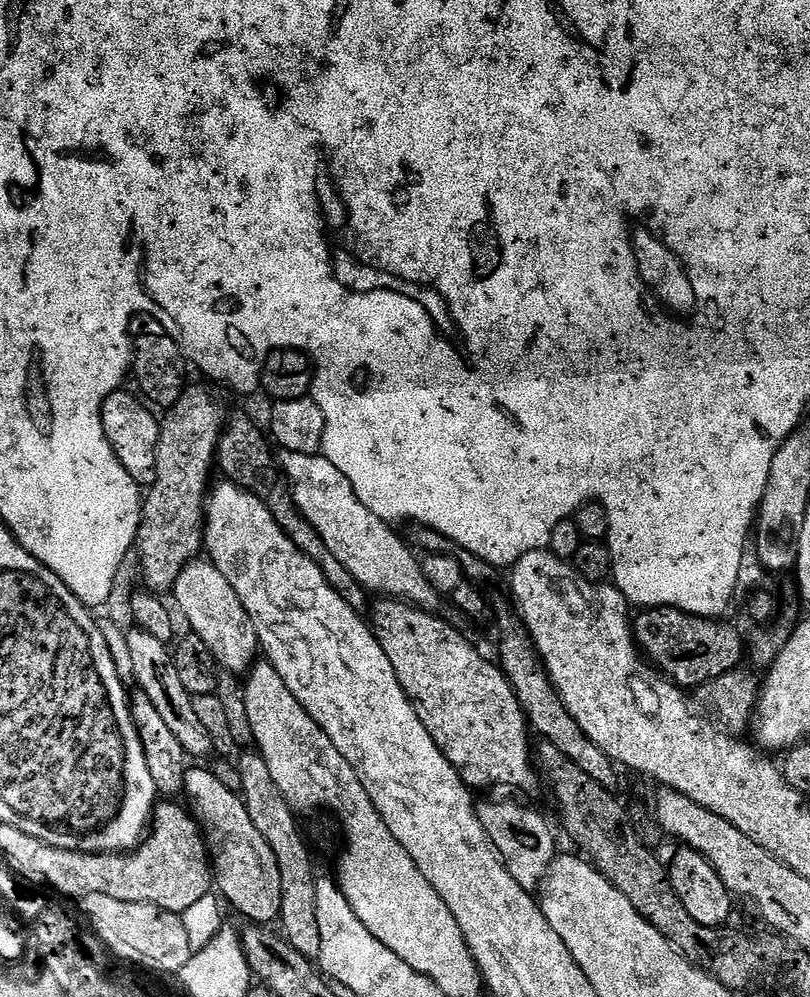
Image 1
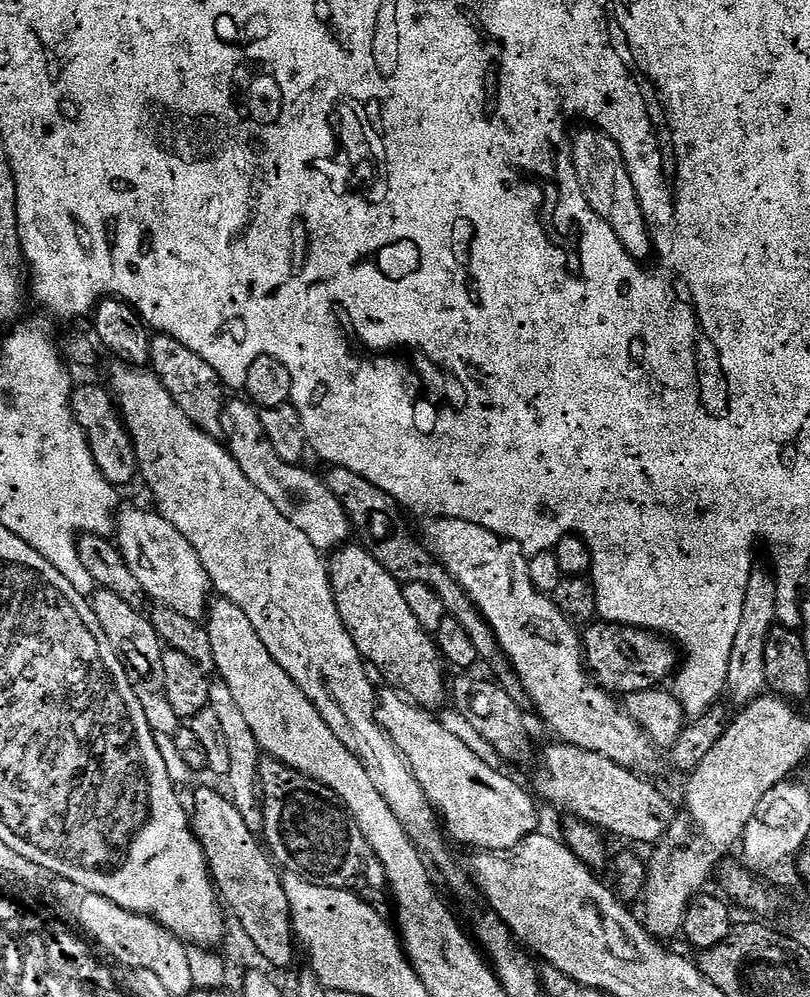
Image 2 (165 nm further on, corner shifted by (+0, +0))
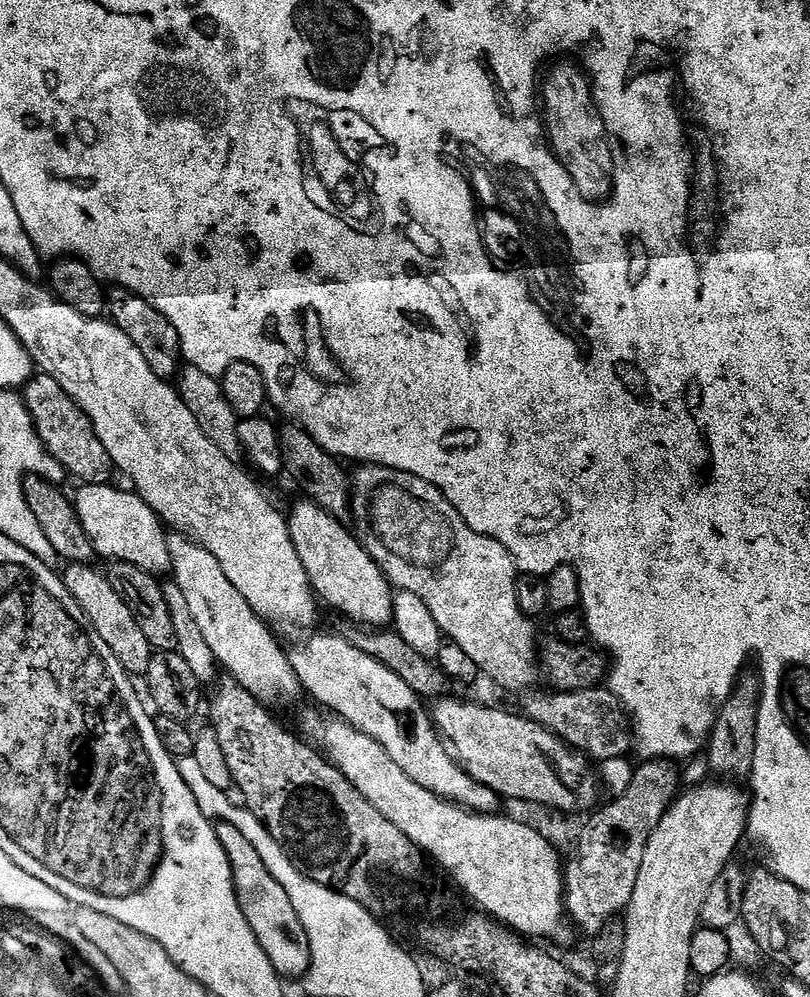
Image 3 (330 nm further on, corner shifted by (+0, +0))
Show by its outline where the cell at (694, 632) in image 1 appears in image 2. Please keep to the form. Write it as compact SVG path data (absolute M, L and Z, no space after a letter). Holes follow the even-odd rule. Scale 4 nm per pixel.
M592 622L583 629L584 659L593 680L608 692L626 697L632 692L650 690L663 685L663 680L671 681L678 671L678 648L669 637L651 632L648 628L626 626L625 624L609 624Z

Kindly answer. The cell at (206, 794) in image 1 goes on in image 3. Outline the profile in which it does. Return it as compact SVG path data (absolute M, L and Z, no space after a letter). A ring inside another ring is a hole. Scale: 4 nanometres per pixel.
M217 823L215 825L218 842L222 842L222 850L226 850L226 858L230 862L234 890L238 898L238 906L250 926L254 930L254 938L258 938L258 946L266 950L266 958L270 958L270 966L285 981L299 981L307 976L308 967L312 964L310 942L302 922L298 918L298 910L294 910L294 902L290 902L290 894L282 890L278 878L266 870L262 858L254 846L234 826Z

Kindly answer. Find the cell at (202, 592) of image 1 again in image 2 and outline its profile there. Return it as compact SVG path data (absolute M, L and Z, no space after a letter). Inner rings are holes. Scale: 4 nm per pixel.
M121 507L116 517L114 543L149 601L156 600L152 602L178 610L178 614L186 614L186 618L205 619L210 607L210 585L202 558L198 558L198 550L194 550L164 516L155 510L143 512L140 508Z

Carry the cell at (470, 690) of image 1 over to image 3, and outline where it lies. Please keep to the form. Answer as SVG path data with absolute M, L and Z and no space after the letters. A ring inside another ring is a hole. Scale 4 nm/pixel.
M300 498L300 501L289 511L286 516L290 538L294 542L294 550L298 550L298 558L302 558L302 566L306 569L306 578L310 582L312 591L316 593L321 601L324 600L336 612L342 615L356 626L363 626L373 630L383 629L392 622L392 598L394 589L388 583L382 570L370 558L364 545L356 539L351 531L343 528L341 521L331 516L322 506L307 498Z

